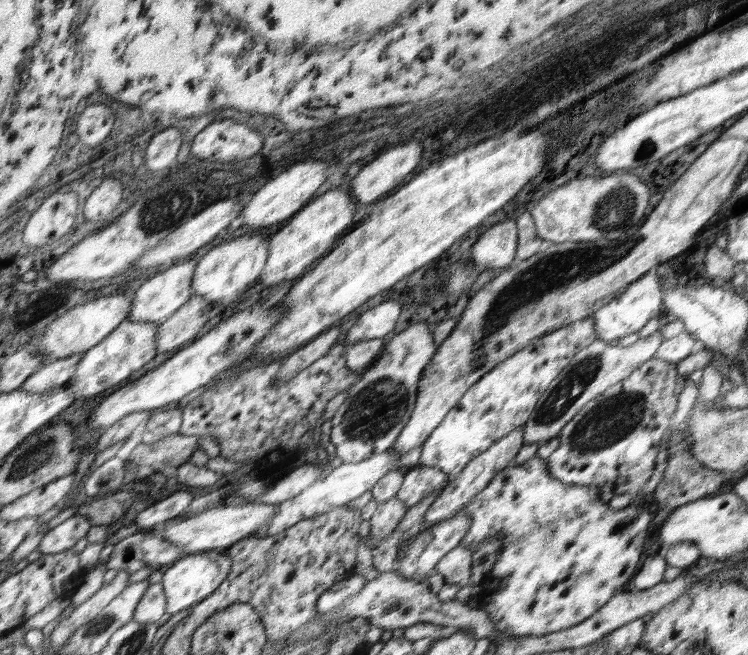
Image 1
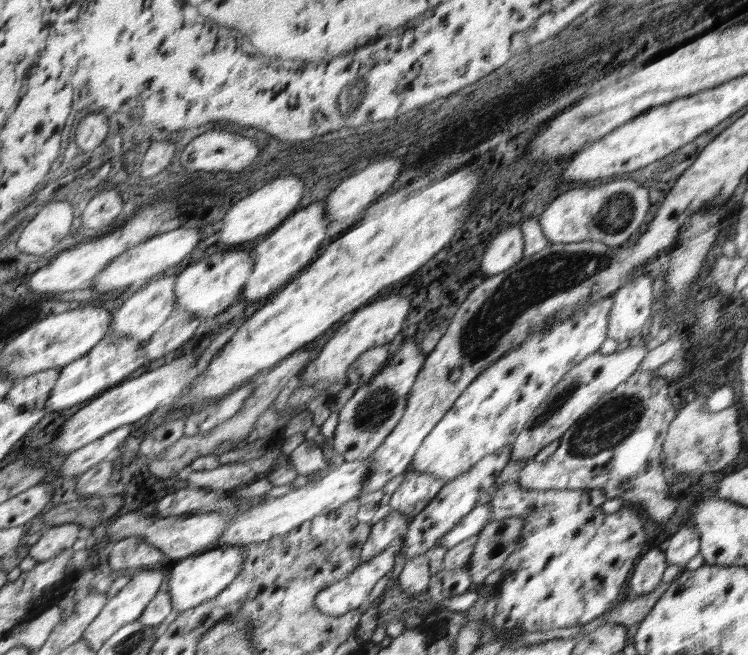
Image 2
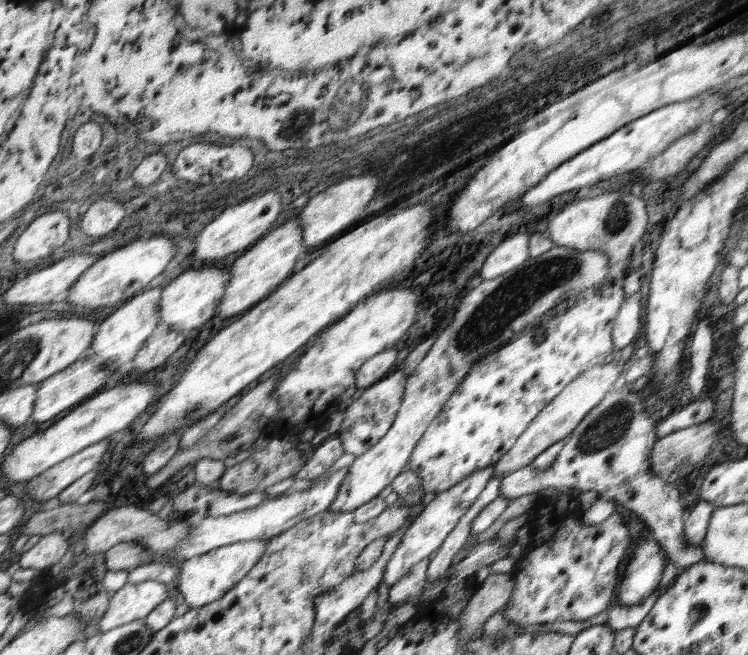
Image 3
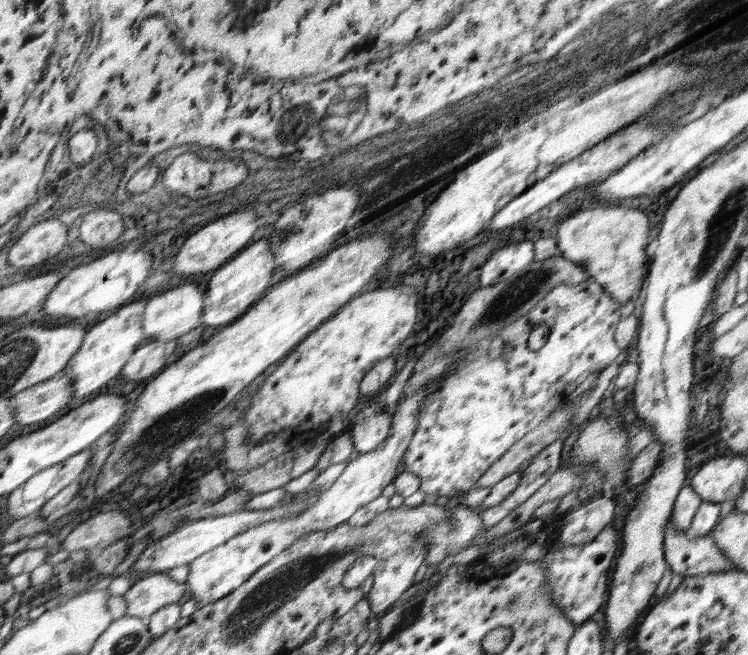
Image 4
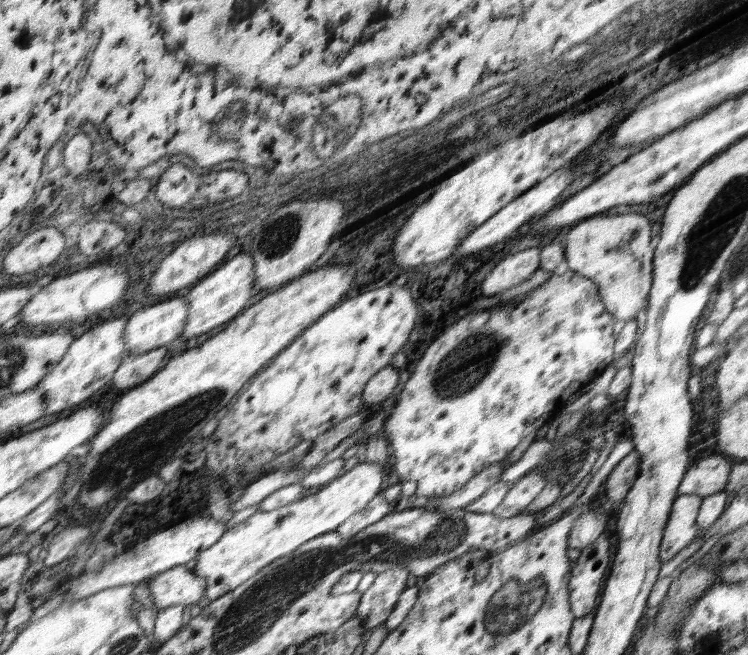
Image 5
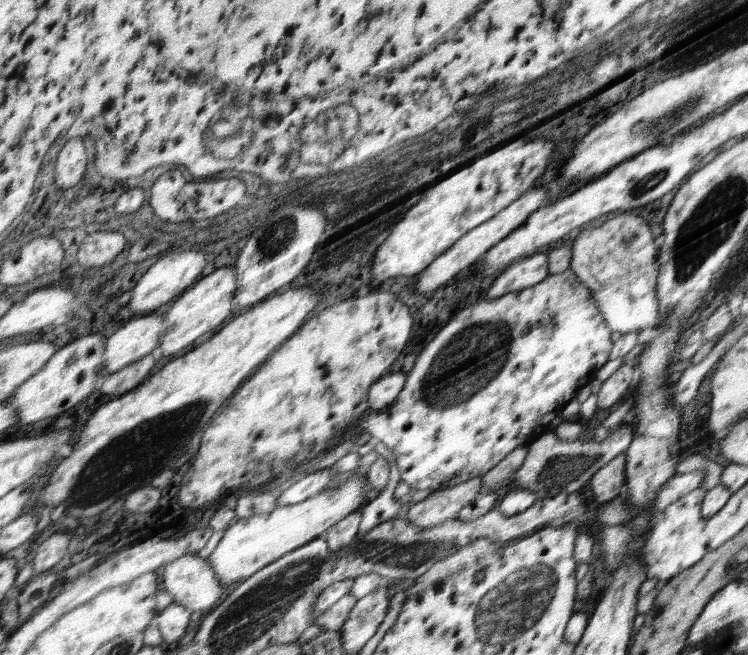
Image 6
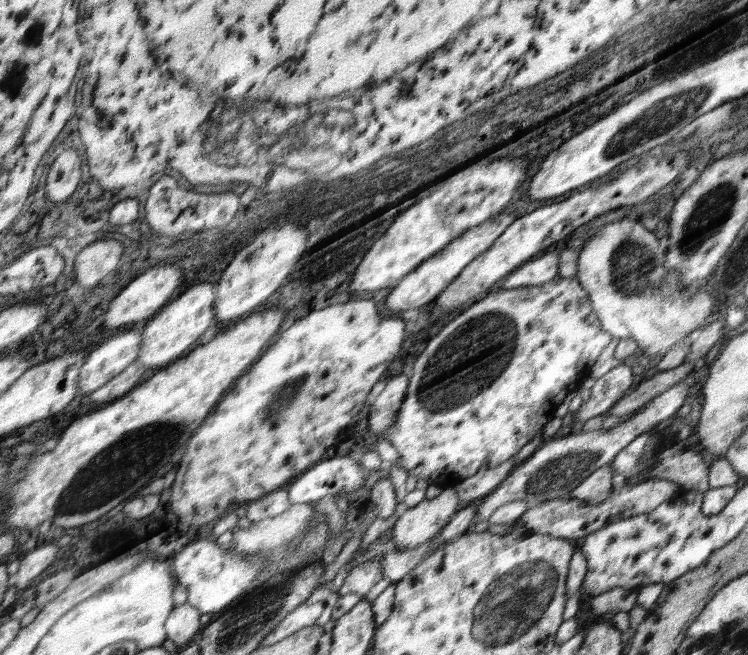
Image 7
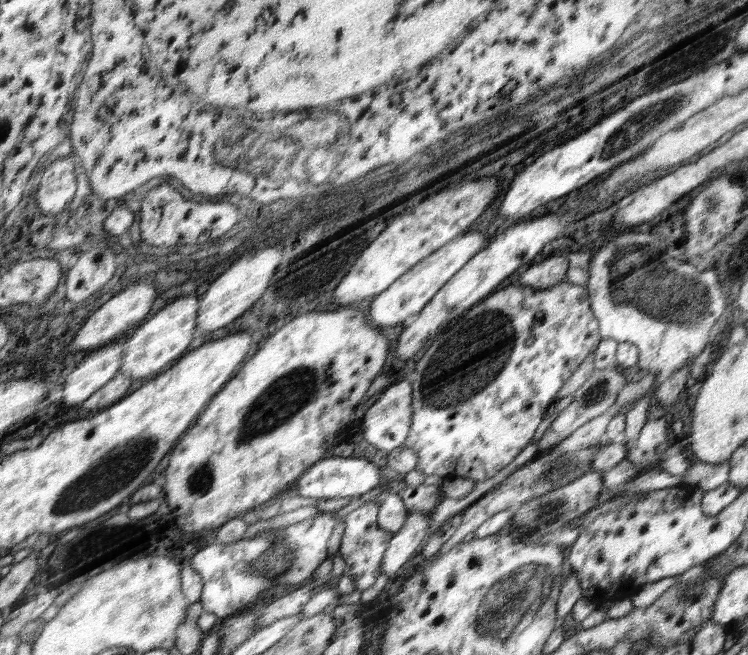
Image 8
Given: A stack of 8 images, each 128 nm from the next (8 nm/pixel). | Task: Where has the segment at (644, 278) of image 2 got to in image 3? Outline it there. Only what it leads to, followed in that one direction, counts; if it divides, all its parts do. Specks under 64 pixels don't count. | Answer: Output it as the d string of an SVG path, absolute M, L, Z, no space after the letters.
M639 289L632 296L626 297L626 302L618 313L613 332L615 347L622 349L635 343L636 336L642 334L640 324L642 324L642 292Z

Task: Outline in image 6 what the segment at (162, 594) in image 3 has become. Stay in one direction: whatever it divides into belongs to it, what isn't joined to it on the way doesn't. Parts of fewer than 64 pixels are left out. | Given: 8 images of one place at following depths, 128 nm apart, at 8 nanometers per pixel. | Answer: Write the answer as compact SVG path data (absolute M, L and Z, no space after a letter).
M186 554L162 570L162 591L174 598L174 603L184 605L194 612L209 612L217 608L220 597L227 594L220 580L212 578L212 564L208 558Z

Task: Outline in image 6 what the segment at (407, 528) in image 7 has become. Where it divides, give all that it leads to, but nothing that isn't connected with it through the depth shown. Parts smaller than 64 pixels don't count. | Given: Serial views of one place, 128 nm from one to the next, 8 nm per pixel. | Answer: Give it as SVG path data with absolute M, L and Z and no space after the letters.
M482 477L471 478L441 492L431 493L417 498L417 501L411 506L408 512L408 521L416 524L419 530L425 528L433 528L434 526L442 525L446 520L453 520L457 515L476 498L477 494L483 488Z

